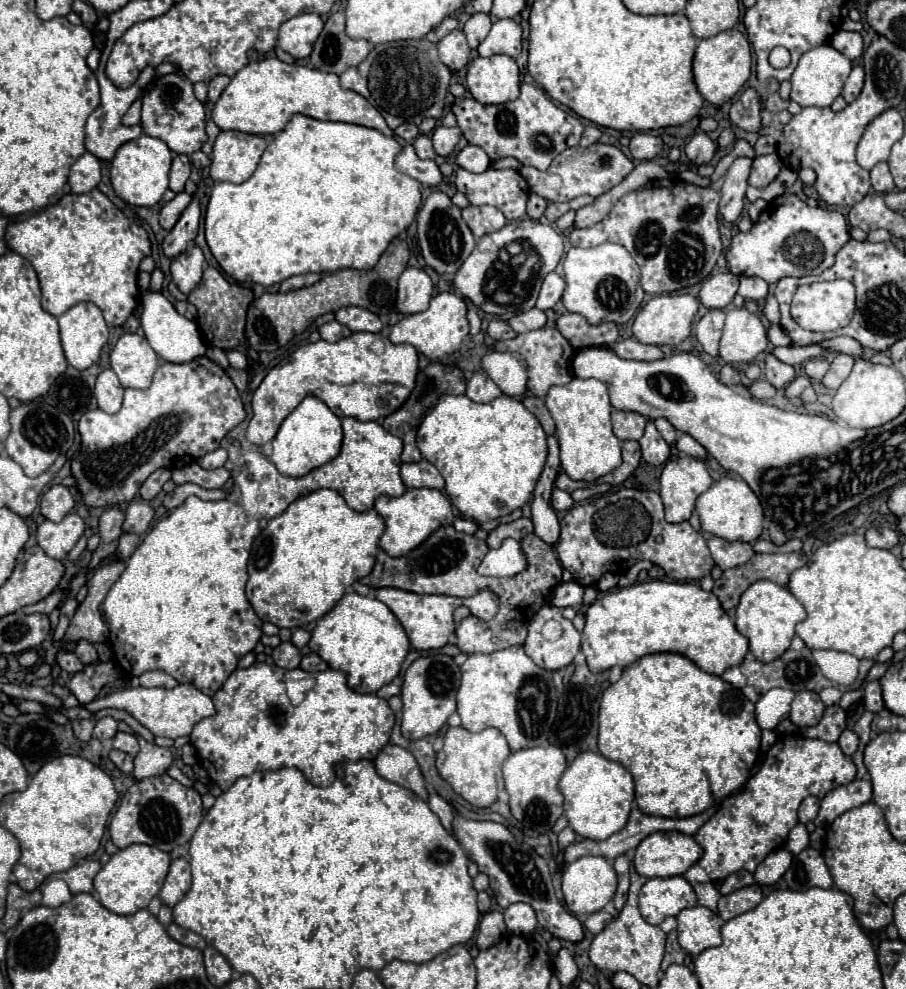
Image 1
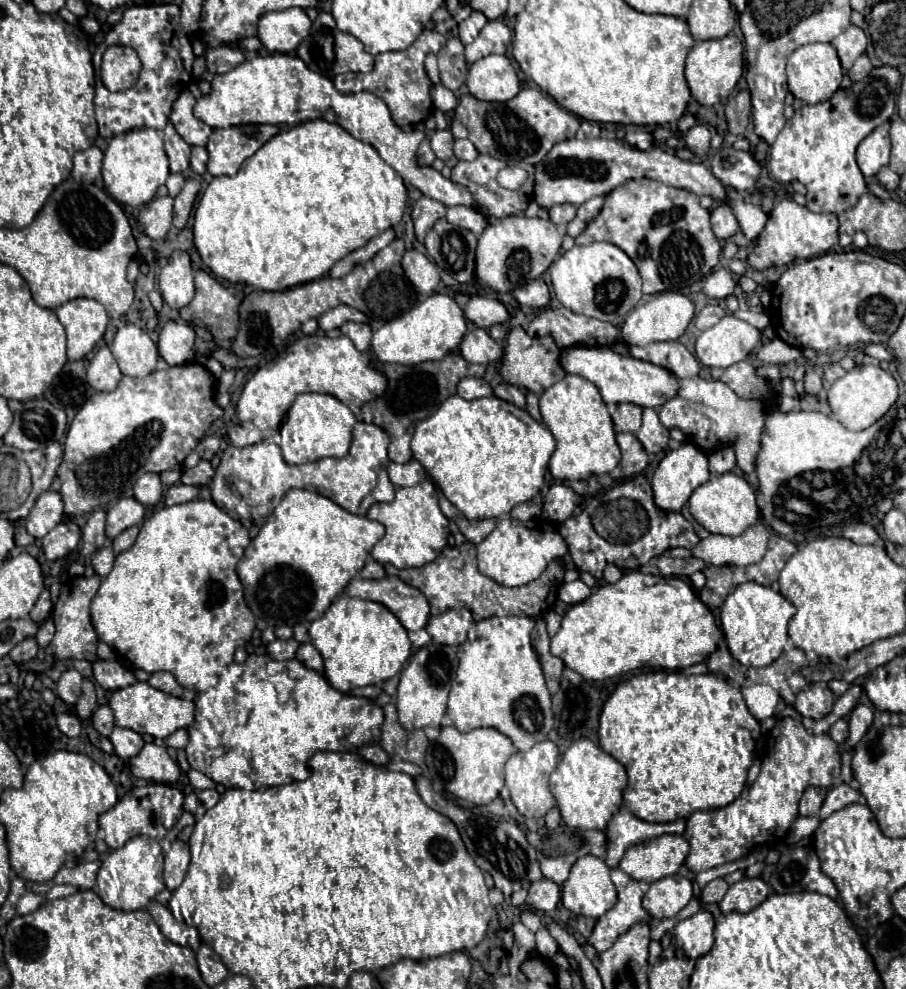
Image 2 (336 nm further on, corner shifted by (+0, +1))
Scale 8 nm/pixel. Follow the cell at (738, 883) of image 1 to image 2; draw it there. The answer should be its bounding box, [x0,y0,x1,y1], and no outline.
[702,879,728,903]

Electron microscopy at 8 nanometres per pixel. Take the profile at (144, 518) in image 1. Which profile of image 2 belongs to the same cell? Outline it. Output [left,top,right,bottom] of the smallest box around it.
[106,497,144,539]

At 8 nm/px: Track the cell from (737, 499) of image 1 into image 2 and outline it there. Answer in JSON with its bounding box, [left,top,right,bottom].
[688,473,758,537]

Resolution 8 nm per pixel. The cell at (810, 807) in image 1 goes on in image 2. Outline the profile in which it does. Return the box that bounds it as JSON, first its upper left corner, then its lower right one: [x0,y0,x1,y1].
[800,787,826,817]

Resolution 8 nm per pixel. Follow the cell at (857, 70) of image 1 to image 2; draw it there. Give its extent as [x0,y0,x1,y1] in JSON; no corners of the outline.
[846,55,872,81]

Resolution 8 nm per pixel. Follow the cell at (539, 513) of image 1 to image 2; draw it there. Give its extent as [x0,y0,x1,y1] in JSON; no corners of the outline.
[526,393,542,421]

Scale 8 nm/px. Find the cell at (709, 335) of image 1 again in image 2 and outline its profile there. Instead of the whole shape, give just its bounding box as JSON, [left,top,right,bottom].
[694,303,726,331]

